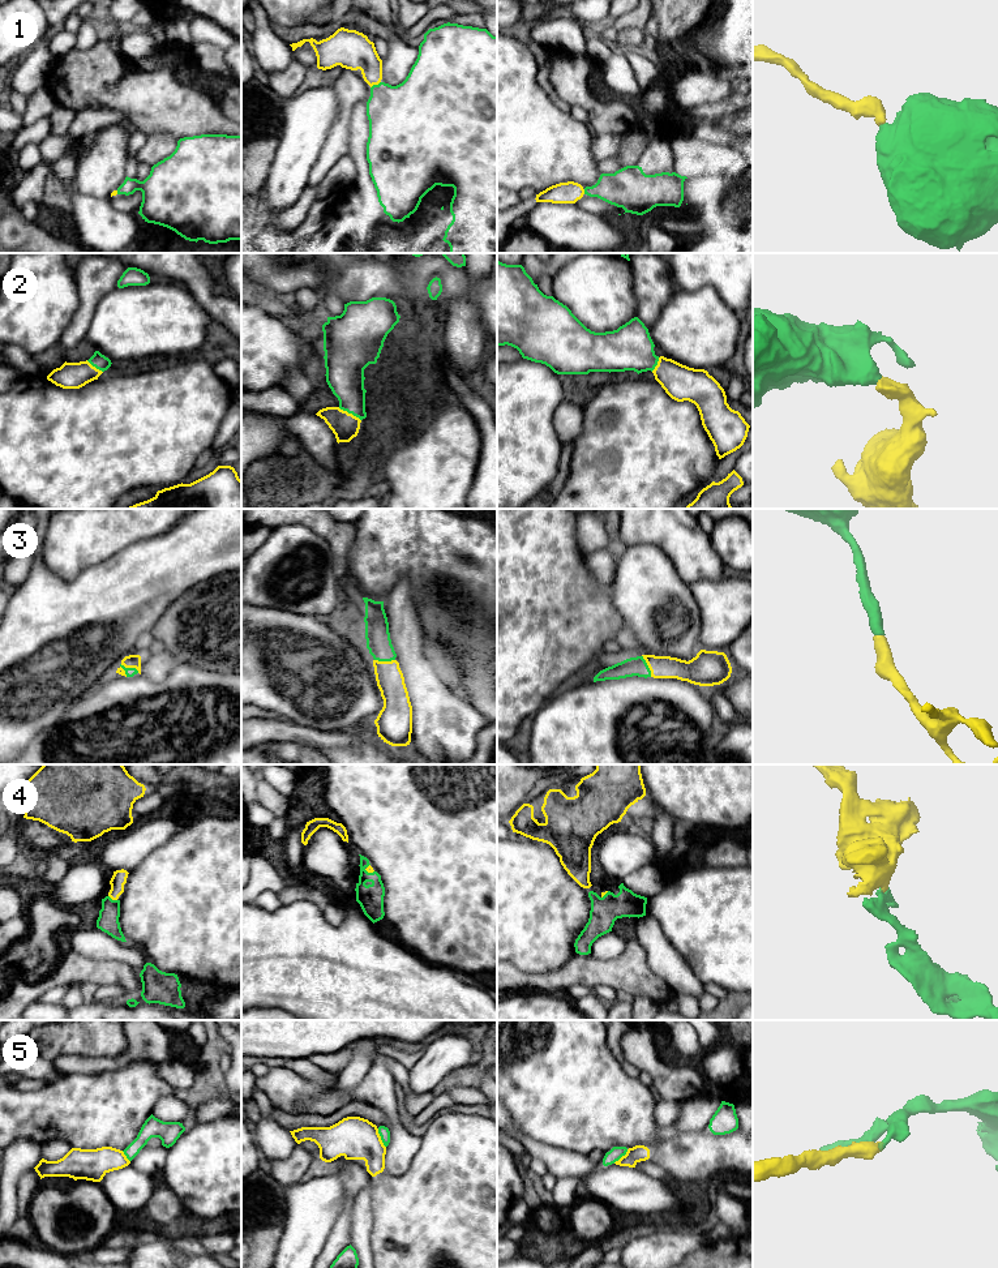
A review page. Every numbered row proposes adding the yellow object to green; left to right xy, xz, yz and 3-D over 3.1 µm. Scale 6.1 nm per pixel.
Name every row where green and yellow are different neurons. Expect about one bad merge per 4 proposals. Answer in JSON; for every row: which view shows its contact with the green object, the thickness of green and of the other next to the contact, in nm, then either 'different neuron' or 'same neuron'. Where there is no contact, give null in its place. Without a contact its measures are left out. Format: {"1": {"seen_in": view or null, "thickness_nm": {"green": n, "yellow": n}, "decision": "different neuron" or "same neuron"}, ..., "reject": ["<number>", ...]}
{"1": {"seen_in": "xz", "thickness_nm": {"green": 380, "yellow": 220}, "decision": "same neuron"}, "2": {"seen_in": "xz", "thickness_nm": {"green": 240, "yellow": 170}, "decision": "same neuron"}, "3": {"seen_in": "xy", "thickness_nm": {"green": 60, "yellow": 80}, "decision": "same neuron"}, "4": {"seen_in": "xy", "thickness_nm": {"green": 130, "yellow": 90}, "decision": "same neuron"}, "5": {"seen_in": "xz", "thickness_nm": {"green": 70, "yellow": 260}, "decision": "different neuron"}, "reject": ["5"]}

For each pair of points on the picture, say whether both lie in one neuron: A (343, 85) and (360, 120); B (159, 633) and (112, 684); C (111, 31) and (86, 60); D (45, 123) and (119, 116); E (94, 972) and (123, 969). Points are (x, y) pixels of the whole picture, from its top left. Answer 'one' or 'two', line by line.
A: two
B: two
C: two
D: two
E: one

